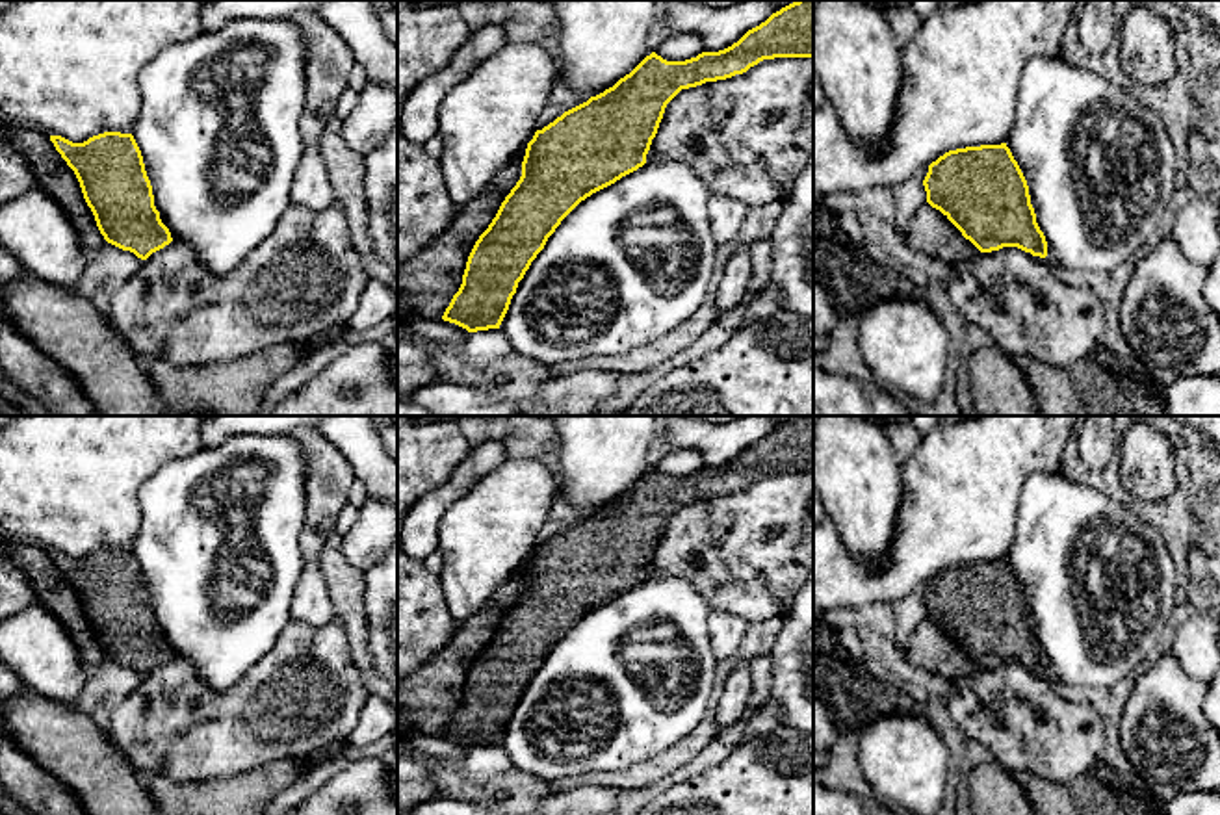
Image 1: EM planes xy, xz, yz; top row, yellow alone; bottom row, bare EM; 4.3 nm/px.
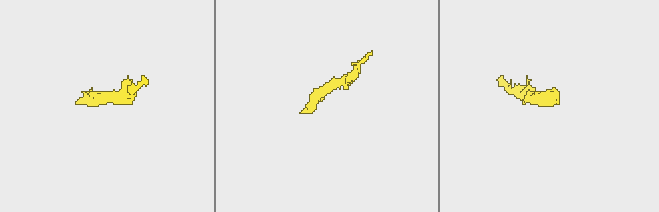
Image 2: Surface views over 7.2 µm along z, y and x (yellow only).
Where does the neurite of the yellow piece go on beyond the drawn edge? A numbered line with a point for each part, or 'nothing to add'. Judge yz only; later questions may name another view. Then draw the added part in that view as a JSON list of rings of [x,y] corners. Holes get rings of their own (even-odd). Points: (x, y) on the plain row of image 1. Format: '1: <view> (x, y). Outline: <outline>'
nothing to add

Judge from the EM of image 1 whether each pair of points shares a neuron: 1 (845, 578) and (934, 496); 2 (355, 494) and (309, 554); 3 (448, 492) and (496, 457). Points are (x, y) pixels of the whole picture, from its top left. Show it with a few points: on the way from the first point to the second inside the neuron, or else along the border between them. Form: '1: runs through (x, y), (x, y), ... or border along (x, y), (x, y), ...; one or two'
1: runs through (877, 583), (882, 583), (934, 528); one
2: border along (355, 479), (346, 500); two
3: runs through (459, 481), (485, 457); one

